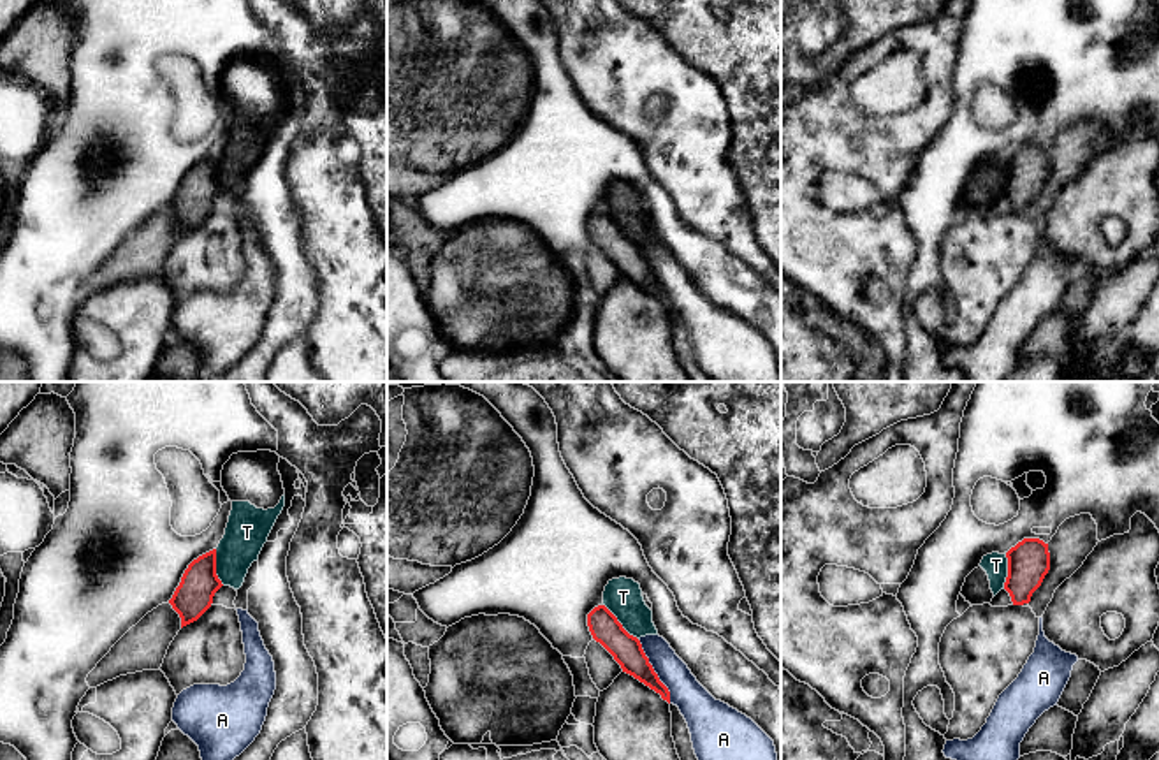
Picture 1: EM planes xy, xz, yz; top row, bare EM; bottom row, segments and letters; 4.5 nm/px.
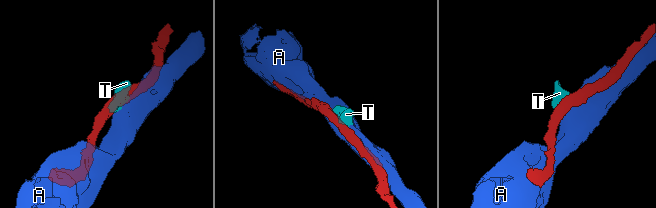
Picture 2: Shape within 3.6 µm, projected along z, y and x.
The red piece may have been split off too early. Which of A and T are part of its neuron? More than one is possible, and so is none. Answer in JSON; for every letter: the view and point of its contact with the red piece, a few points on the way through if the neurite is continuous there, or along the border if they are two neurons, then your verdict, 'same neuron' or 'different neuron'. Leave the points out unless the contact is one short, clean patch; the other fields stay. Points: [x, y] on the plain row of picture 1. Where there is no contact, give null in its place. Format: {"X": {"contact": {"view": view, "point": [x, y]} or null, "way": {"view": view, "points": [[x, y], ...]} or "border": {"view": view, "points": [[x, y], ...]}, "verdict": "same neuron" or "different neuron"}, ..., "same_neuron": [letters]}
{"A": {"contact": {"view": "xz", "point": [653, 277]}, "verdict": "different neuron"}, "T": {"contact": {"view": "xz", "point": [619, 229]}, "verdict": "different neuron"}, "same_neuron": []}

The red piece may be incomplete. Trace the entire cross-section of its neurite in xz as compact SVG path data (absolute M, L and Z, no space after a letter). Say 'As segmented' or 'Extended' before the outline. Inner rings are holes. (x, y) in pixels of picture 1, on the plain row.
As segmented. M598 211L587 220L587 232L593 245L614 262L623 278L633 281L670 310L670 297L649 269L640 246L630 241L605 211Z

